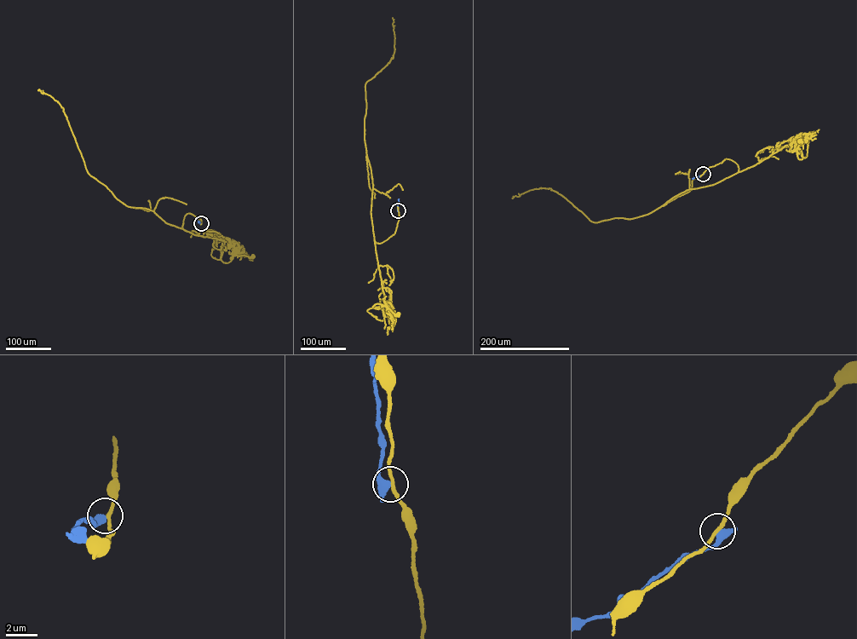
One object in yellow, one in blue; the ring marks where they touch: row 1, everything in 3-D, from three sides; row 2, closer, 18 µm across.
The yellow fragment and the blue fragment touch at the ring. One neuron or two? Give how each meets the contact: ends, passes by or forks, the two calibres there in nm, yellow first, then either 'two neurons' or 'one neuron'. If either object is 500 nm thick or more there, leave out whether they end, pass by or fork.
200/550 nm | two neurons

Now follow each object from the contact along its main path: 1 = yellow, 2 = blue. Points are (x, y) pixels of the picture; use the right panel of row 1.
1: (703, 174), (707, 168), (726, 158), (736, 163), (740, 171), (796, 140), (796, 148), (800, 141)
2: (703, 174), (692, 178)

